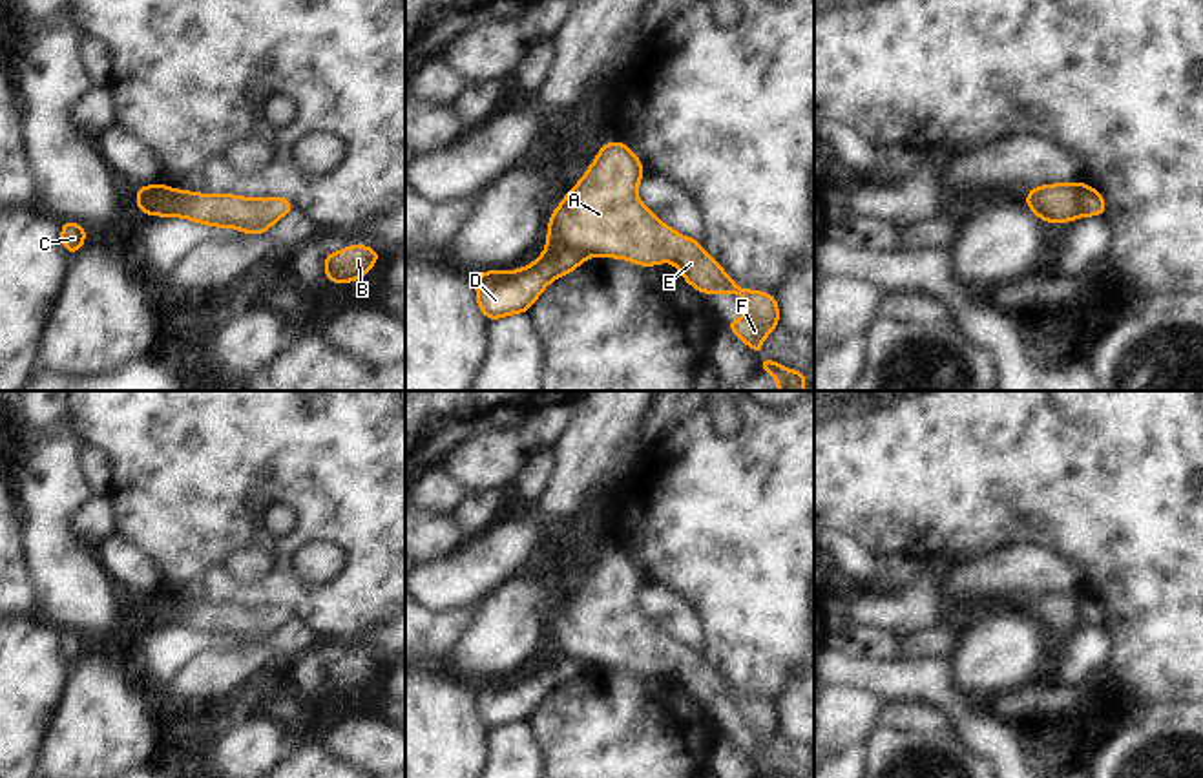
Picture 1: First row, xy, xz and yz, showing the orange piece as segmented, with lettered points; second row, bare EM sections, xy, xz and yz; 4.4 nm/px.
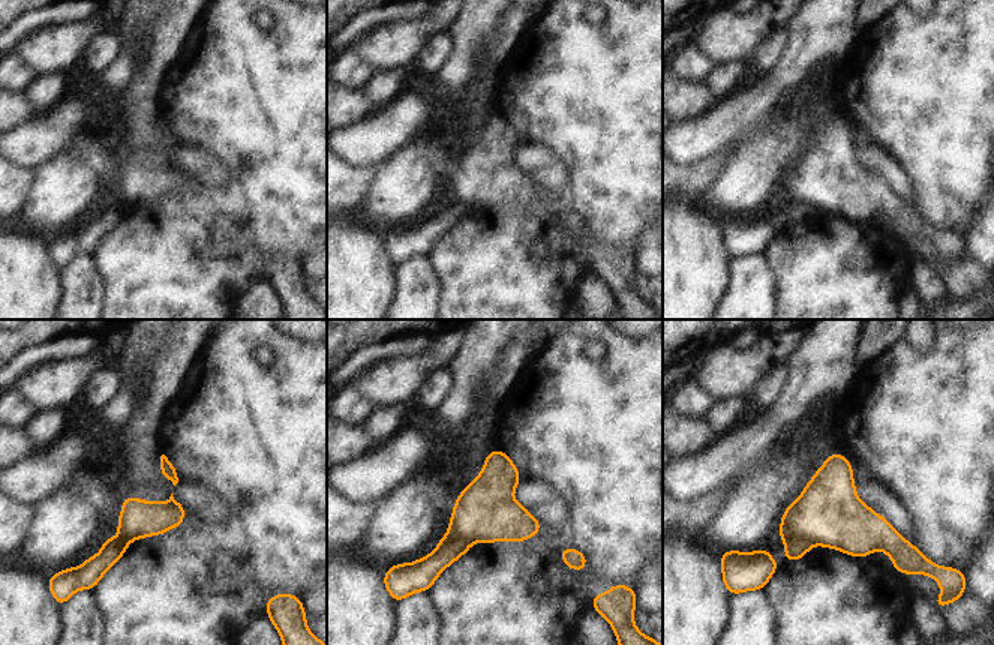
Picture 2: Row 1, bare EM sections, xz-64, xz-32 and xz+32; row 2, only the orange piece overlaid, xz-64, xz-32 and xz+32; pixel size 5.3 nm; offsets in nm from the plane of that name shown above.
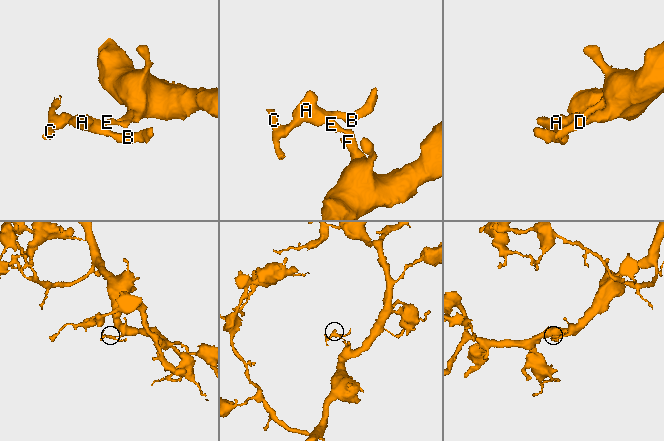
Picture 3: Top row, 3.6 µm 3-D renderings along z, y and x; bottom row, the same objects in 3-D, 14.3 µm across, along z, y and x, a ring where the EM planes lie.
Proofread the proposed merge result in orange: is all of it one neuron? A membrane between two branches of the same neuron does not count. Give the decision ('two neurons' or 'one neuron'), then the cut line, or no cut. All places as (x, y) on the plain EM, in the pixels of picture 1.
two neurons; cut in xz along (548, 652), (563, 652), (588, 663)

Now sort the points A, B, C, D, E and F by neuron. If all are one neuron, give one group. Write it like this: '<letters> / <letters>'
A B E F / C D

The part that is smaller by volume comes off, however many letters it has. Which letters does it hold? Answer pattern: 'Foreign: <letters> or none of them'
Foreign: C, D

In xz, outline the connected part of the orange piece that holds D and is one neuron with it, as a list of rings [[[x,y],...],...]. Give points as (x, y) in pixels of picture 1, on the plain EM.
[[[548,654],[544,663],[529,676],[504,683],[500,678],[475,685],[476,710],[491,731],[506,723],[528,721],[544,696],[571,679],[586,661],[564,654]]]

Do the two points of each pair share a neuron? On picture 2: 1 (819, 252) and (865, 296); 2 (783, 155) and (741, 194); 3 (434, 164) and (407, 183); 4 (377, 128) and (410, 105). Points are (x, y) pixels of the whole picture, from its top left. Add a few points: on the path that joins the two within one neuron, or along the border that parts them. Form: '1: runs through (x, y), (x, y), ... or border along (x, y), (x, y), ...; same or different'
1: runs through (831, 264), (853, 287); same
2: runs through (772, 162), (751, 183); same
3: border along (426, 149), (426, 165), (437, 177), (440, 197); different
4: runs through (384, 128), (402, 113); same

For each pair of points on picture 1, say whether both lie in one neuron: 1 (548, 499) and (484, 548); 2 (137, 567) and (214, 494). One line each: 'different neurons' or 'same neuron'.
1: same neuron
2: different neurons

